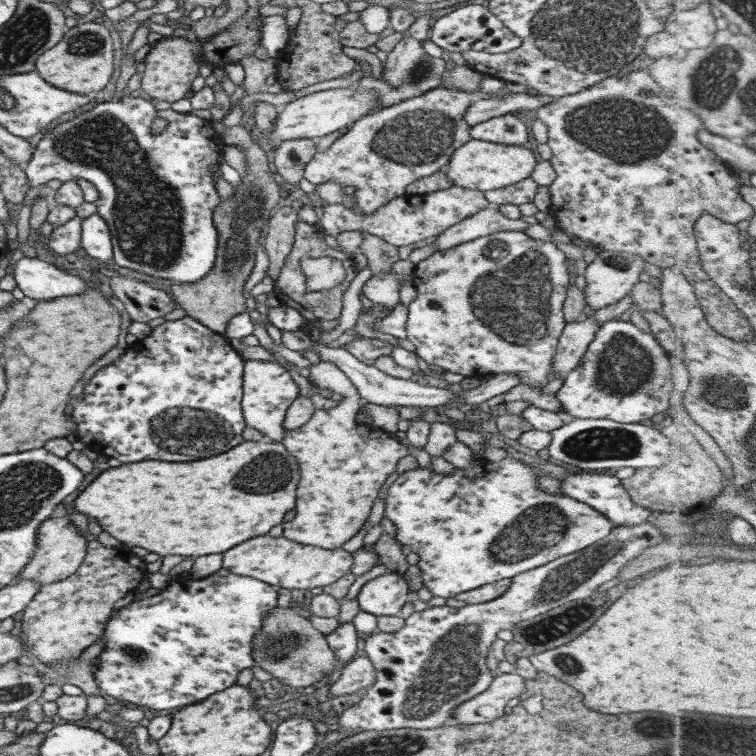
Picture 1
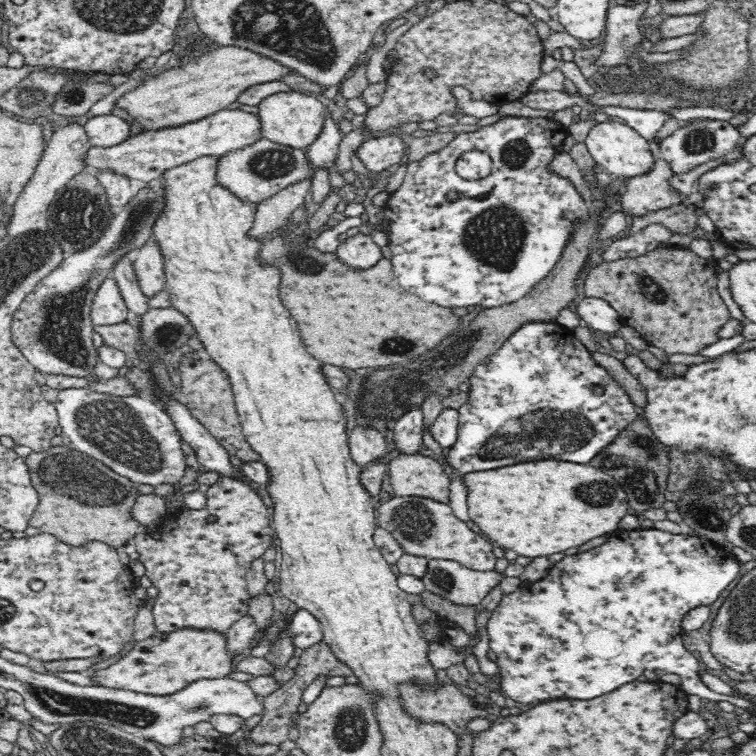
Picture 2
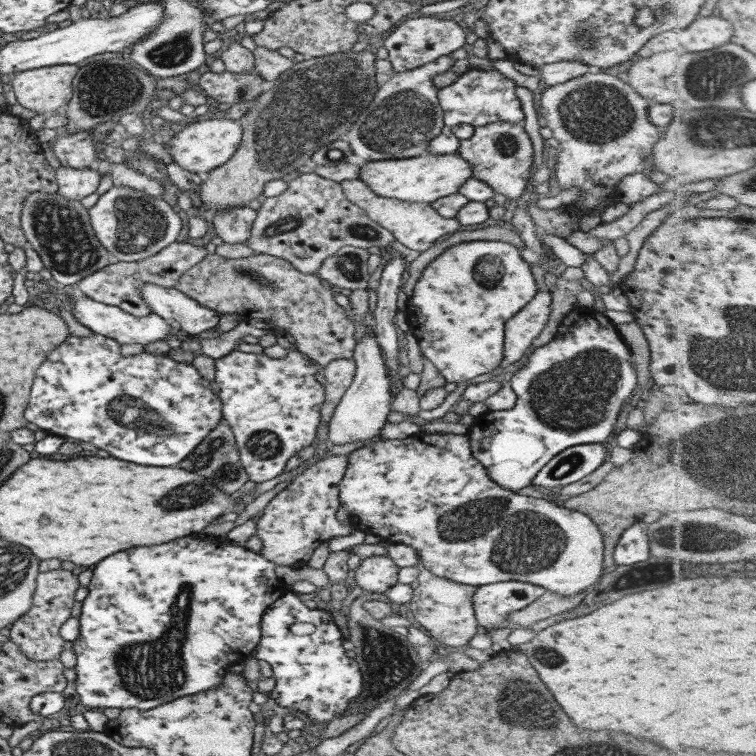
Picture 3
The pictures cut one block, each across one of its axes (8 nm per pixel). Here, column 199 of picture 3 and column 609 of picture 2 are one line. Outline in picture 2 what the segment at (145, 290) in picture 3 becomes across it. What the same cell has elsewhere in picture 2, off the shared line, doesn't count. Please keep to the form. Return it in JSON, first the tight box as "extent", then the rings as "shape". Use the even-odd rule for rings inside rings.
{"extent":[575,297,621,334],"shape":[[[585,297],[576,306],[575,314],[596,334],[612,334],[621,326],[621,318],[616,309],[602,298]]]}

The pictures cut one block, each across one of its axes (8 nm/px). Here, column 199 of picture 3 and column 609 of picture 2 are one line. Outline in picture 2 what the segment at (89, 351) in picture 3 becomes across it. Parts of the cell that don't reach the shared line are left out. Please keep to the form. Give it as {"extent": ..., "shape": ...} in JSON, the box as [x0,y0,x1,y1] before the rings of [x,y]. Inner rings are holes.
{"extent":[446,321,639,475],"shape":[[[530,321],[525,322],[518,330],[515,330],[506,342],[490,356],[484,358],[482,362],[476,366],[472,376],[468,378],[470,389],[468,391],[469,400],[458,408],[459,412],[459,429],[456,442],[449,447],[446,452],[446,460],[456,472],[461,475],[482,472],[483,470],[494,470],[494,468],[502,468],[502,466],[512,466],[512,464],[520,464],[520,462],[539,461],[544,459],[556,459],[566,462],[575,462],[580,464],[589,464],[590,460],[600,454],[604,450],[604,446],[612,444],[616,440],[616,436],[620,434],[620,430],[624,430],[628,424],[634,422],[639,414],[639,408],[632,403],[626,389],[608,373],[608,370],[598,365],[592,359],[592,353],[580,340],[574,337],[575,331],[564,328],[559,323],[547,323]],[[600,386],[604,392],[602,394],[594,394],[594,388]]]}

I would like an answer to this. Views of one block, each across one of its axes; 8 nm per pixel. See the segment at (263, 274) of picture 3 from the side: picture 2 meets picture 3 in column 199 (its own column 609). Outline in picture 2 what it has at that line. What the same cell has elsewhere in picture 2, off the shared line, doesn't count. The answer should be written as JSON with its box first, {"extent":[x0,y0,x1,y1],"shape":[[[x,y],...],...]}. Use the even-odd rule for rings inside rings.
{"extent":[584,246,731,354],"shape":[[[660,246],[651,252],[648,252],[645,256],[640,256],[637,258],[626,258],[619,259],[615,262],[600,262],[600,266],[597,268],[591,269],[590,272],[586,275],[584,283],[584,293],[586,297],[602,298],[614,309],[621,318],[621,324],[626,326],[632,326],[635,328],[644,340],[646,340],[648,345],[657,346],[660,350],[669,354],[698,354],[700,350],[704,350],[706,346],[718,342],[720,337],[717,335],[721,326],[724,326],[728,319],[731,318],[730,311],[726,306],[726,303],[722,300],[720,293],[717,289],[717,275],[715,273],[715,268],[713,265],[713,260],[708,260],[701,258],[698,254],[695,254],[691,249],[679,249],[672,246]]]}

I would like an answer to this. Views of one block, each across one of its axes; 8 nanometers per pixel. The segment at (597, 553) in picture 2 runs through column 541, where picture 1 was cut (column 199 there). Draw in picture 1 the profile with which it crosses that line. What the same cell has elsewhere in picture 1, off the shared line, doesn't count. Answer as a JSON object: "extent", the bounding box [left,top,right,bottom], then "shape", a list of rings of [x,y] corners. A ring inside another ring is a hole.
{"extent":[94,567,278,710],"shape":[[[222,567],[216,573],[199,579],[193,579],[187,573],[175,575],[170,584],[160,592],[160,594],[151,598],[144,598],[138,602],[132,601],[130,605],[113,613],[108,620],[105,634],[102,636],[102,638],[105,638],[105,646],[103,647],[103,652],[98,654],[99,656],[96,662],[99,662],[99,668],[94,673],[96,683],[102,689],[105,696],[112,696],[112,698],[116,698],[125,704],[132,702],[138,707],[150,706],[154,710],[168,710],[168,708],[183,708],[190,706],[190,704],[198,704],[200,702],[198,698],[208,698],[212,694],[236,685],[240,671],[247,668],[250,669],[250,667],[255,665],[252,656],[254,650],[252,644],[253,637],[261,631],[263,622],[268,617],[269,611],[277,607],[278,586],[268,584],[257,578],[231,573],[230,570]]]}

